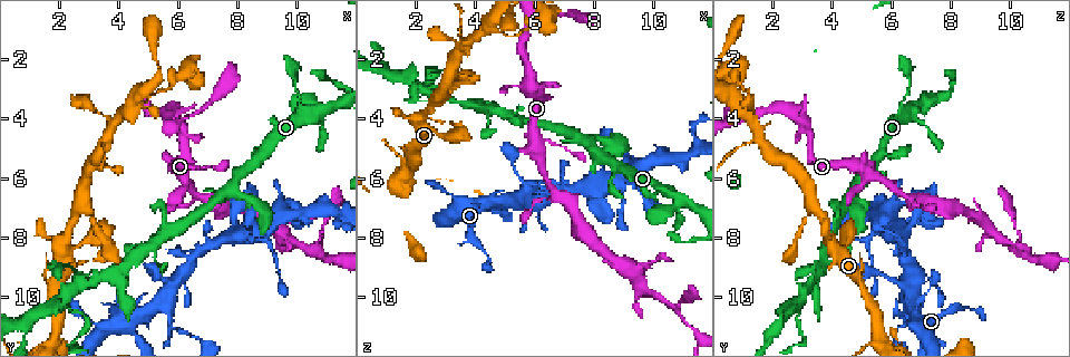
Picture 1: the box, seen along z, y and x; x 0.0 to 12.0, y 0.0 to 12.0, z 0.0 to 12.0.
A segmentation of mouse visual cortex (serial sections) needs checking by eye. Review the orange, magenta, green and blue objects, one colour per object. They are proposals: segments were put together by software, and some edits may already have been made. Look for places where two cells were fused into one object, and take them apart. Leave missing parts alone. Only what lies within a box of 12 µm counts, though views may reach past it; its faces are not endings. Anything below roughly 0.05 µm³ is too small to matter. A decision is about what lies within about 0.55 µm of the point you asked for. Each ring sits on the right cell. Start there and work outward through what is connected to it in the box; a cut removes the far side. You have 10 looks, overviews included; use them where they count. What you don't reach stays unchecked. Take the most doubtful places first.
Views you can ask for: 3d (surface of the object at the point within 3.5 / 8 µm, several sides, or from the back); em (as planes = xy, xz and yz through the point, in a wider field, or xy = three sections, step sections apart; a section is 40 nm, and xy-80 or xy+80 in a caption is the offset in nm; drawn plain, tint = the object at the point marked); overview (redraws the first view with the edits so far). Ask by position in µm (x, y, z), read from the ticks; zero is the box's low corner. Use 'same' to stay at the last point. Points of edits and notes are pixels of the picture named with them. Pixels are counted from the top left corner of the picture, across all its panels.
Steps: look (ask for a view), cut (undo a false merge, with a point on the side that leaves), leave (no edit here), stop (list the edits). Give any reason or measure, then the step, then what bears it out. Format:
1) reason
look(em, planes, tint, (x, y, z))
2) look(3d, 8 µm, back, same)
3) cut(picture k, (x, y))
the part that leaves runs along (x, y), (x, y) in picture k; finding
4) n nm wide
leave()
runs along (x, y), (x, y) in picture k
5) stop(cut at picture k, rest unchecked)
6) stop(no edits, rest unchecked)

sharp bend
look(3d, 8 µm, (5.7, 3.8, 3.0))

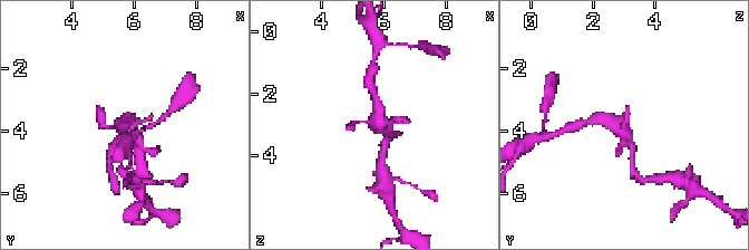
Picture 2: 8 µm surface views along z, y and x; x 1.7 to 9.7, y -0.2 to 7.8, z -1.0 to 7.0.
look(em, xy, step 1, tint, (5.7, 3.8, 2.9))

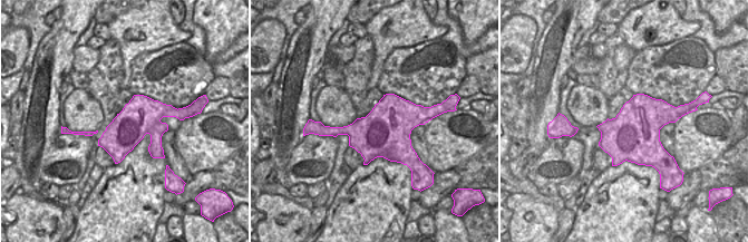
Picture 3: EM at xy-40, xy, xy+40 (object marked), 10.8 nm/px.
550 nm wide
leave()
runs along (632, 153), (622, 126), (592, 121) in picture 2; all the same cell

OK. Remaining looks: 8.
sudden change in width
look(3d, 8 µm, (6.2, 5.9, 5.3))

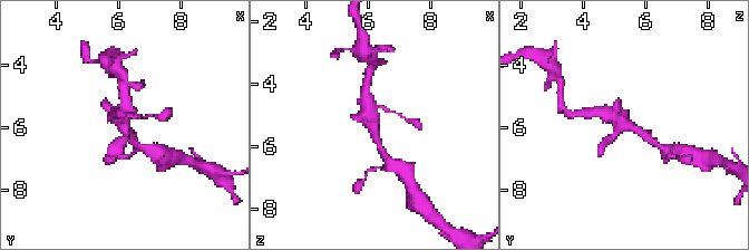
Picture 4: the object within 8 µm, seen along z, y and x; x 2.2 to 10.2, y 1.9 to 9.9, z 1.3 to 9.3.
closer look
look(3d, 3.5 µm, (6.1, 5.9, 5.3))

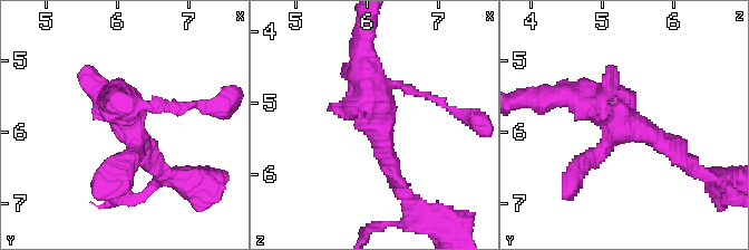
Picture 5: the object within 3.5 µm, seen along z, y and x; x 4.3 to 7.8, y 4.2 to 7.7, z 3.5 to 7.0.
look(em, xy, step 5, tint, (6.10, 5.85, 5.25))

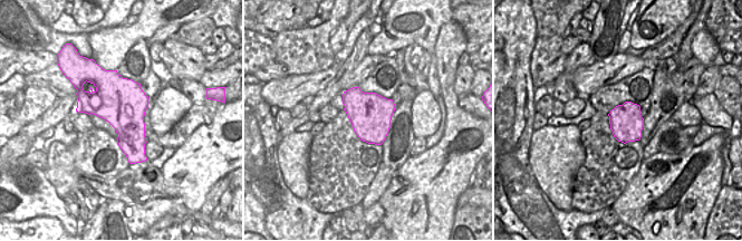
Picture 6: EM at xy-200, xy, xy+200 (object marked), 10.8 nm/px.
leave()
runs along (558, 96), (590, 99), (681, 157) in picture 5; all the same cell

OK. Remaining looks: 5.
sudden change in width
look(3d, 3.5 µm, (10.6, 8.4, 10.2))

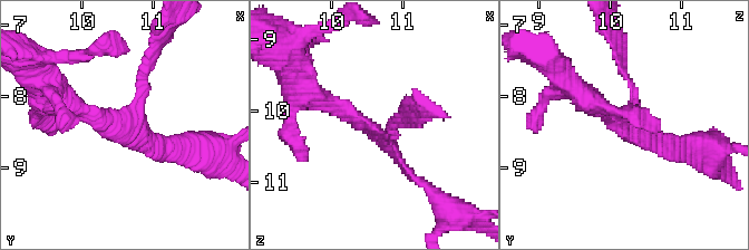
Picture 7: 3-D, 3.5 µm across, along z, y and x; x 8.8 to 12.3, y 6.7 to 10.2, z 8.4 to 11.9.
3 arms; arms of 100, 200, 200 nm
look(em, xy, step 5, tint, (10.60, 8.35, 10.25))

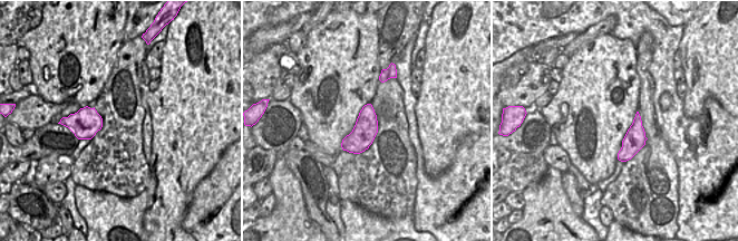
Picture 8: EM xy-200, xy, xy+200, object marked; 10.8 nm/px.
look(em, xy, step 2, tint, same)

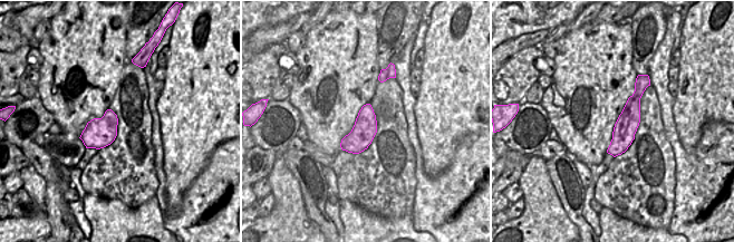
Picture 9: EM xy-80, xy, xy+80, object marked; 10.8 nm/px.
leave()
all the same cell

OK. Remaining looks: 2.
stop(no edits, rest unchecked)

